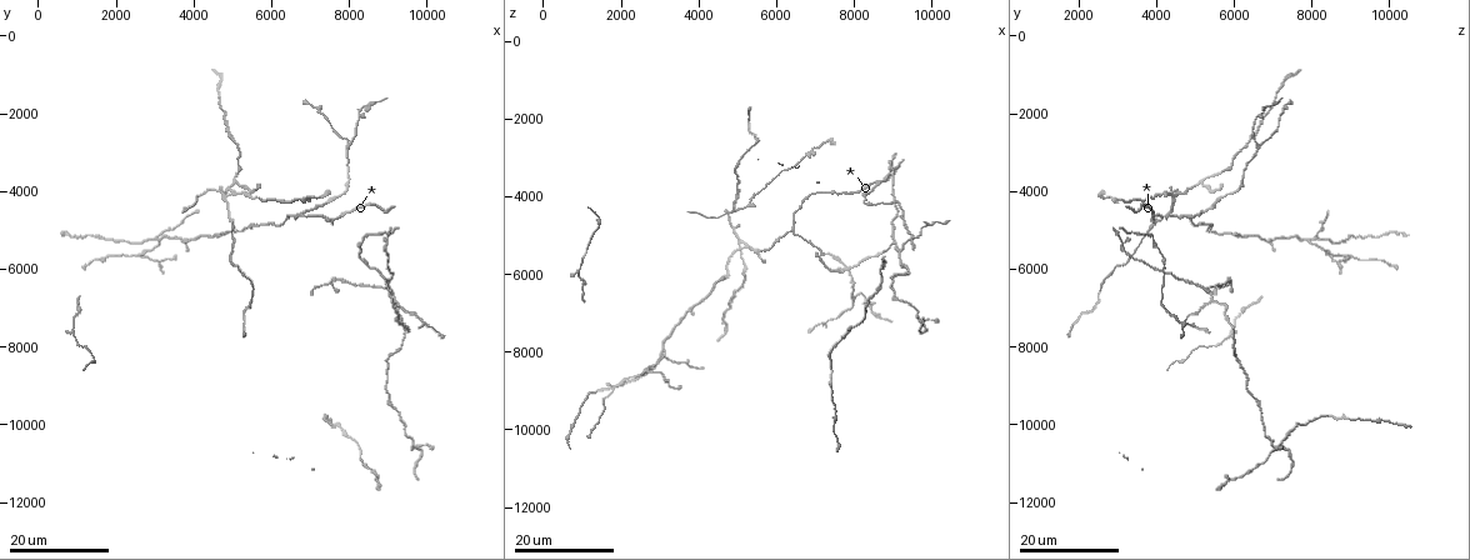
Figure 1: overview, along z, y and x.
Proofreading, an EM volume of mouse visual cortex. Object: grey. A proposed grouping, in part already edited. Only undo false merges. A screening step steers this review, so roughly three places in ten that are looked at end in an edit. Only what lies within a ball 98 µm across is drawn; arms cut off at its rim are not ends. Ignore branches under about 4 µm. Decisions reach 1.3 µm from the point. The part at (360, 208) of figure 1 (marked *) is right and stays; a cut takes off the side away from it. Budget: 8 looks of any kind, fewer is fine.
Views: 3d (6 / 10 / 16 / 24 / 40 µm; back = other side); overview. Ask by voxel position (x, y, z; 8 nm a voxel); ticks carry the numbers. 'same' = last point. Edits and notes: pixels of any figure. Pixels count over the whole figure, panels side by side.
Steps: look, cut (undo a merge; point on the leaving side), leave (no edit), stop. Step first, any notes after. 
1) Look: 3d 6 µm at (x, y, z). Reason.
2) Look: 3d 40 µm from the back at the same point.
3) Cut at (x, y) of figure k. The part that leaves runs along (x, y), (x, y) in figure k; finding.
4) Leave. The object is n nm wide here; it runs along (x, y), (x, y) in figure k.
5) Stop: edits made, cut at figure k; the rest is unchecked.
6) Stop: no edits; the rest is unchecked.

Look: 3d 16 µm at (8850, 5100, 3350). Branch point.

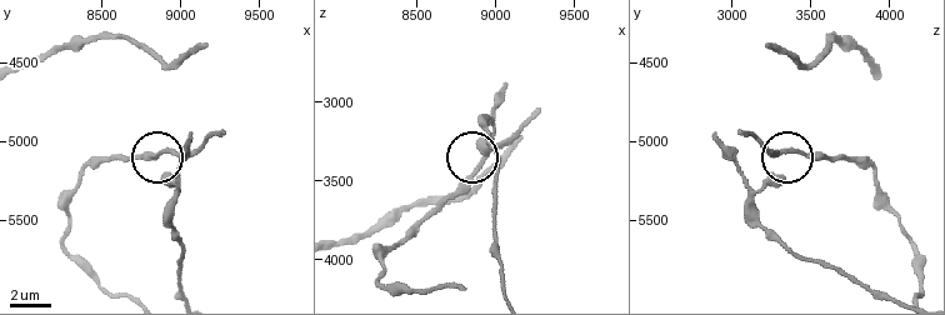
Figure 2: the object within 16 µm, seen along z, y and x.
Look: 3d 6 µm at (8900, 5060, 3380). Zoom in.

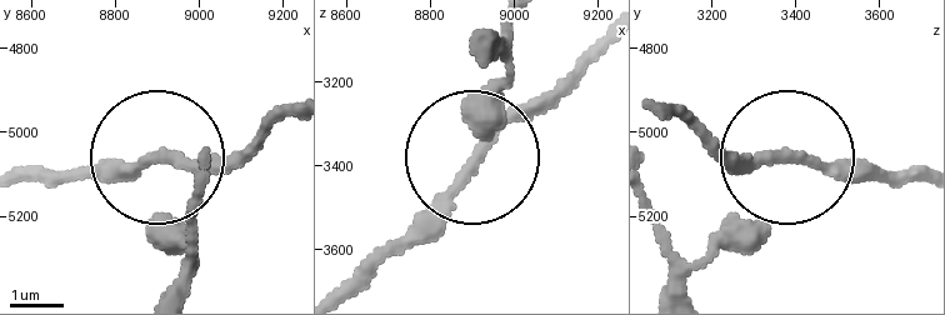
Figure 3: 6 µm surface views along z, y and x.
Leave. All the same cell.

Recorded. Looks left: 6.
Look: 3d 24 µm at (5100, 3800, 5100). Two arms in line, one across.

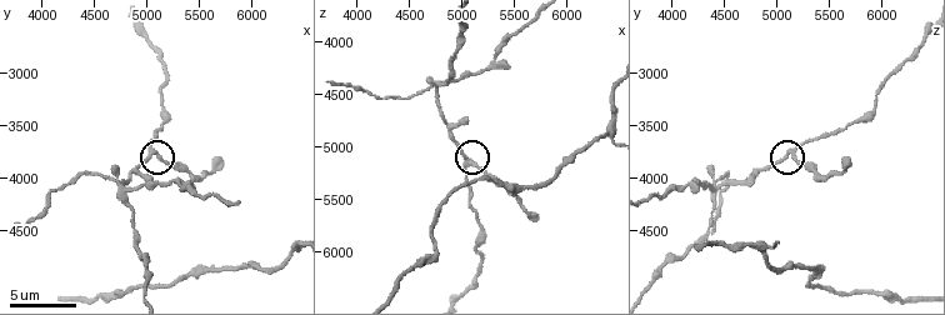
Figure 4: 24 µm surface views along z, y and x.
Look: 3d 6 µm at (5040, 3760, 5140).

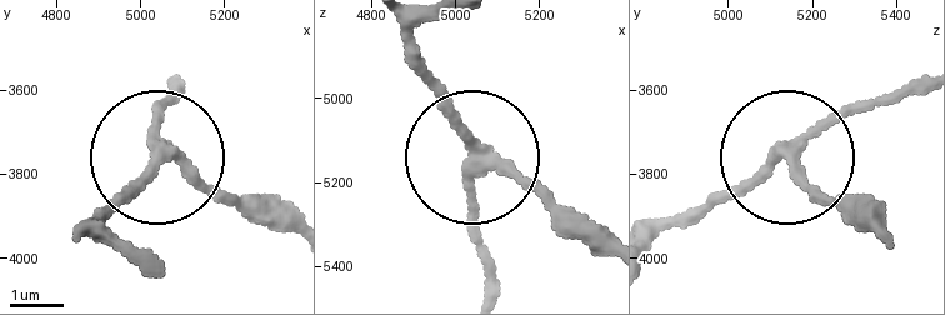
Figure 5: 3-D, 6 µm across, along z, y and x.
Leave. The object is 200 nm wide here; one cell here.

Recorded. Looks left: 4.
Look: 3d 16 µm at (2650, 5600, 8500). Small branch off a trunk.

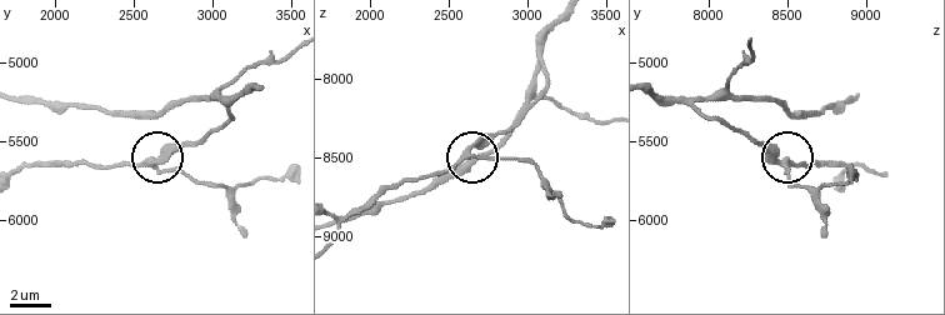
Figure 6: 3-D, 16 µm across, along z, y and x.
Look: 3d 6 µm at (2600, 5620, 8500). Closer look.

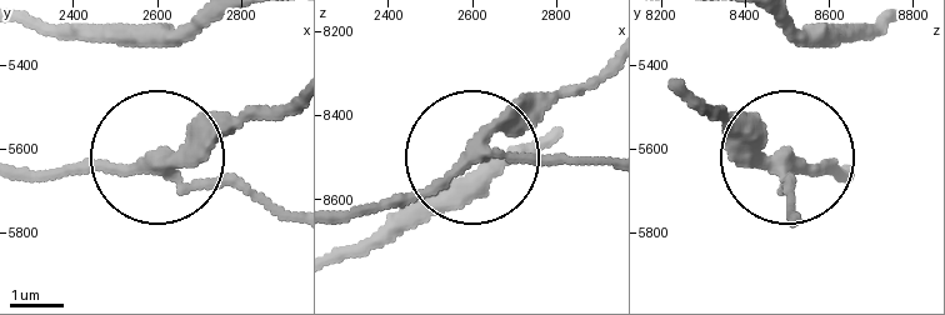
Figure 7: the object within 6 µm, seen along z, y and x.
Leave. The side arm is 10 µm long; 3 arms meet here; all the same cell.

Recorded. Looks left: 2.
Look: 3d 16 µm at (3100, 5250, 7850). A fork.

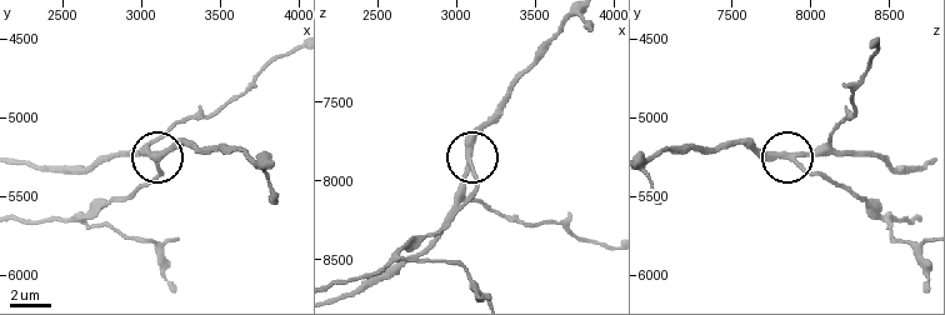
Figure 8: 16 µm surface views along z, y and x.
Look: 3d 10 µm at (3080, 5260, 7920).

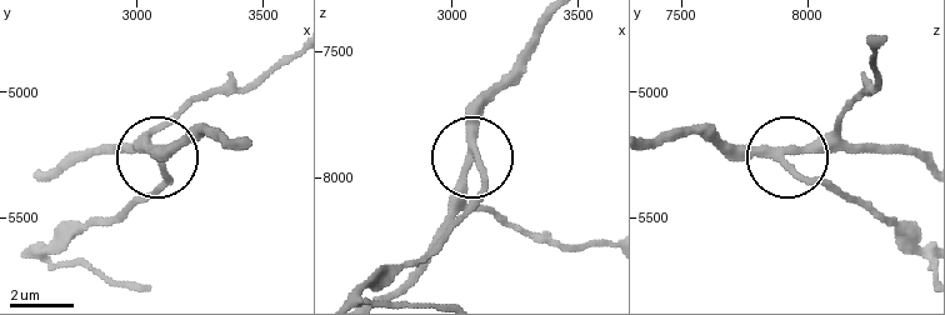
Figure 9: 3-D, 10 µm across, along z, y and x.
Leave. 3 arms meet here; it runs along (655, 144), (711, 130), (760, 154), (878, 146) in figure 9; all the same cell.

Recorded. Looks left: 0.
Stop: no edits; the rest is unchecked.

